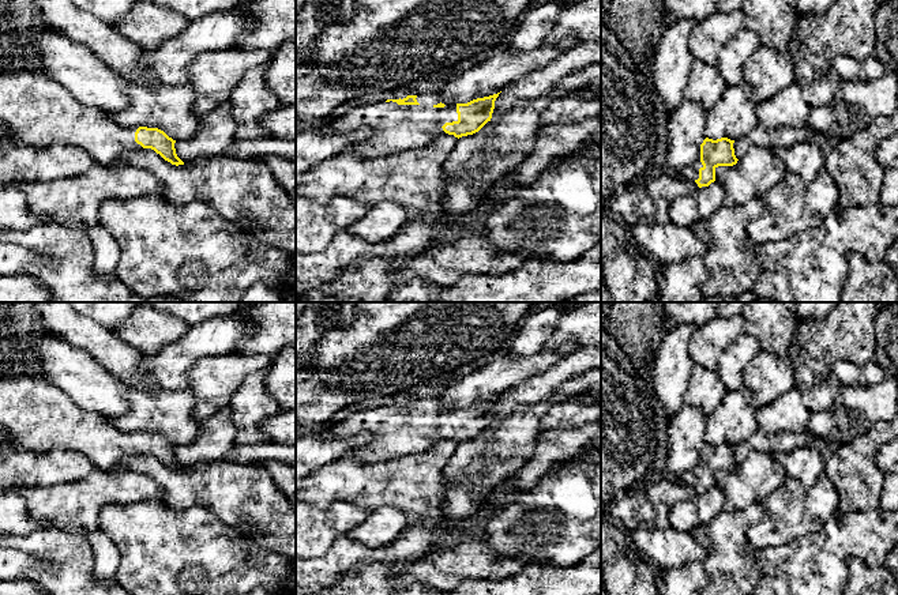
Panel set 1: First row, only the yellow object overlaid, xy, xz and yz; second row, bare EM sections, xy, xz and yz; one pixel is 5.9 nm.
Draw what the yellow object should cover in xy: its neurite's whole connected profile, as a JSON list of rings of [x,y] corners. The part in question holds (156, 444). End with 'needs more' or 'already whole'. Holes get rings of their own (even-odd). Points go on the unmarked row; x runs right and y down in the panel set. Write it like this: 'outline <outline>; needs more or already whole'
outline [[[42,379],[0,380],[0,428],[26,449],[72,451],[105,472],[114,472],[131,456],[150,453],[172,470],[184,470],[176,459],[176,445],[164,436],[124,433],[101,414],[80,408]]]; needs more

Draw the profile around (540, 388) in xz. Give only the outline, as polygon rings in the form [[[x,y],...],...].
[[[601,344],[578,347],[560,358],[546,372],[529,377],[516,388],[507,391],[496,403],[492,423],[503,422],[515,410],[553,399],[559,388],[591,370],[601,370]]]

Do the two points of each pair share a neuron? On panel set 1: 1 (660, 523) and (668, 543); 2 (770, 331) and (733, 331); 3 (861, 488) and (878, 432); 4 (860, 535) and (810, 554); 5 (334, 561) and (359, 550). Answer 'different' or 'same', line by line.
1: different
2: different
3: same
4: same
5: same

